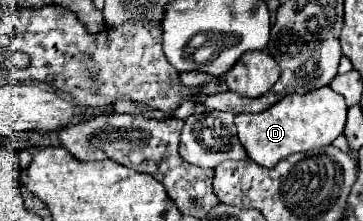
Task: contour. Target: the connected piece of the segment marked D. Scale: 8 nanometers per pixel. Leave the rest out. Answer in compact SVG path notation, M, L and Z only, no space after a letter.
M329 85L305 95L287 95L273 107L261 113L241 113L235 117L235 127L247 157L263 167L275 167L283 157L307 149L331 145L341 135L347 119L347 105Z

